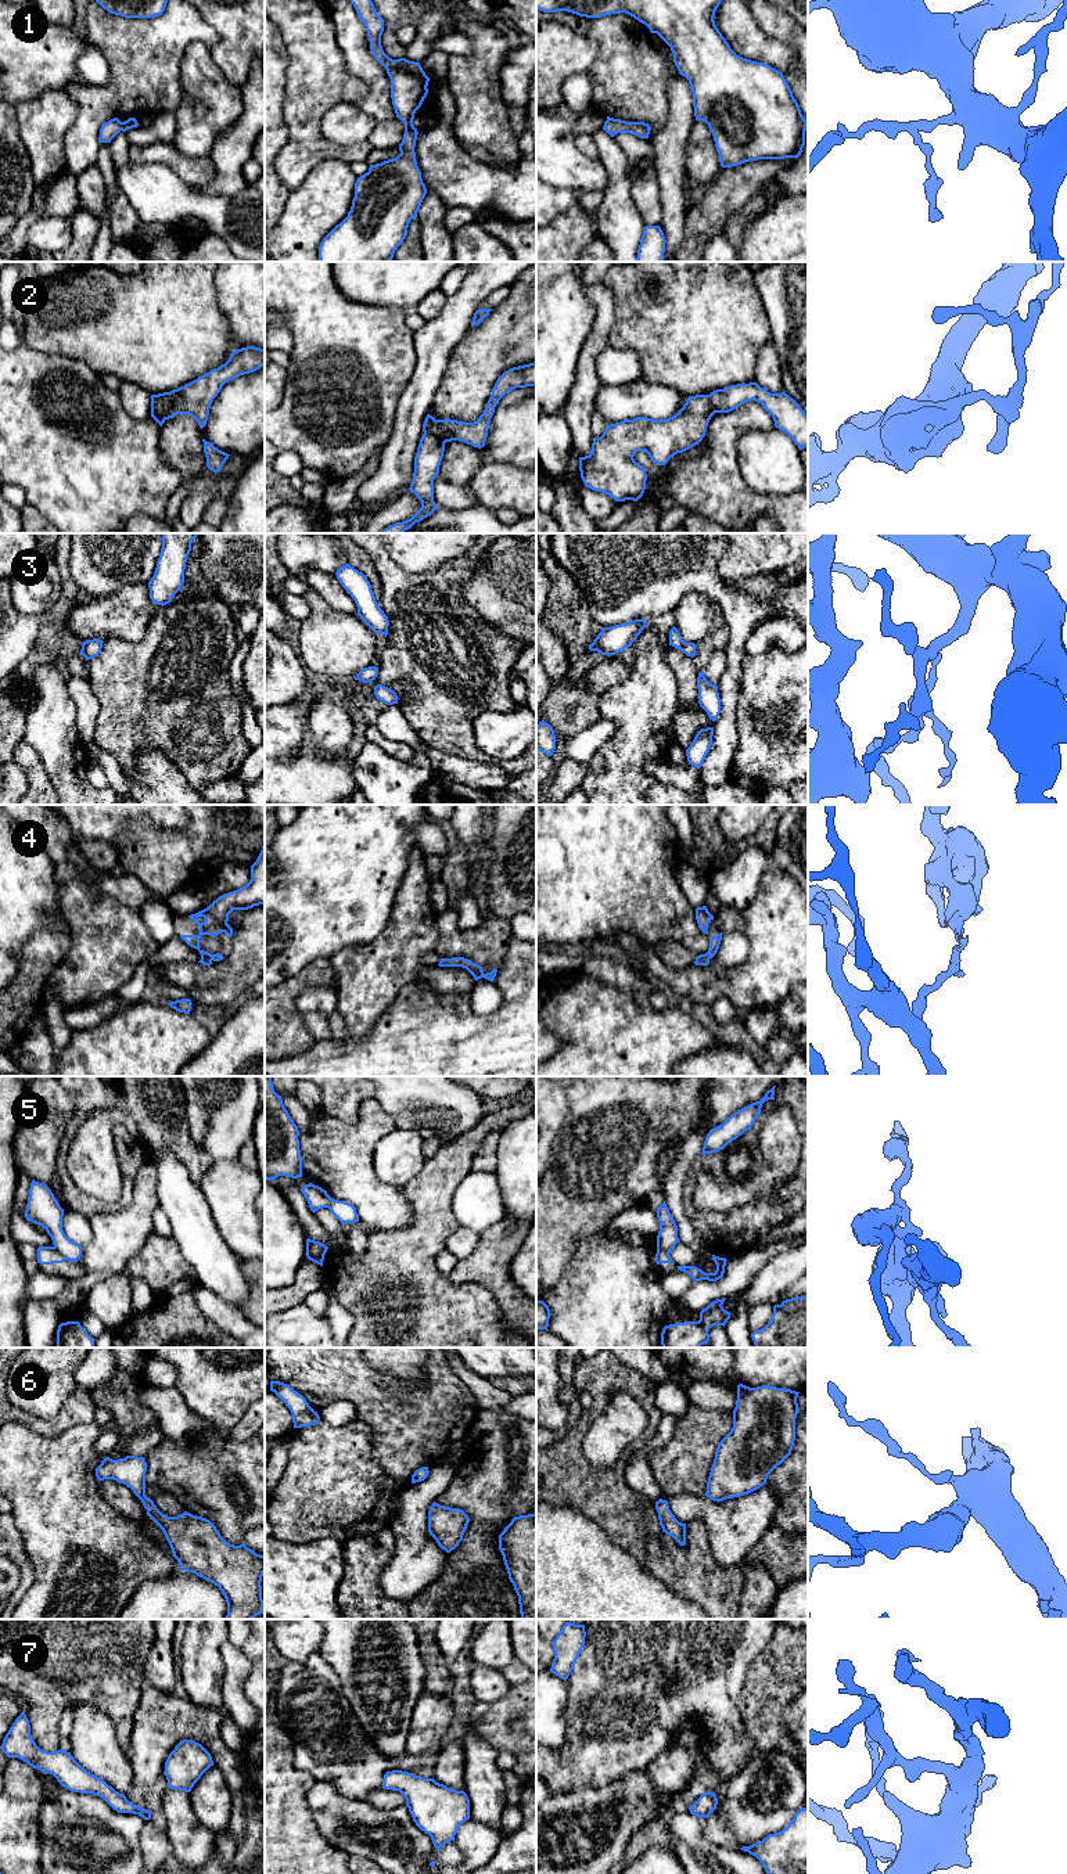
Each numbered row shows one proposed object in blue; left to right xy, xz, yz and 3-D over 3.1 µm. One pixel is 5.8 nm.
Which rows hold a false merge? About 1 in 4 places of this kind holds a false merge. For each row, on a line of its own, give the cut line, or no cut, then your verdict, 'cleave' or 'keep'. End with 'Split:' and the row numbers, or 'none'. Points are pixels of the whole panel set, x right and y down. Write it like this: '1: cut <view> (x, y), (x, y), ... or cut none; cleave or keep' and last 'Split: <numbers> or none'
1: cut none; keep
2: cut xz (424, 432), (430, 432), (445, 442); cleave
3: cut none; keep
4: cut xz (484, 974), (474, 977); cleave
5: cut xy (54, 1245), (65, 1258); cleave
6: cut none; keep
7: cut none; keep
Split: 2, 4, 5

